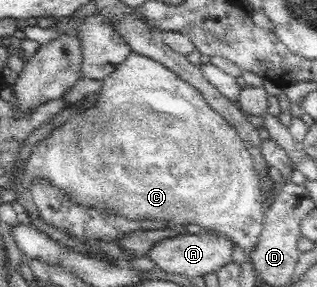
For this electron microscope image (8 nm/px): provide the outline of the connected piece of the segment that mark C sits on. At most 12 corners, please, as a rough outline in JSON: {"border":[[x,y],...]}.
{"border":[[132,52],[35,143],[23,184],[251,256],[239,132]]}

